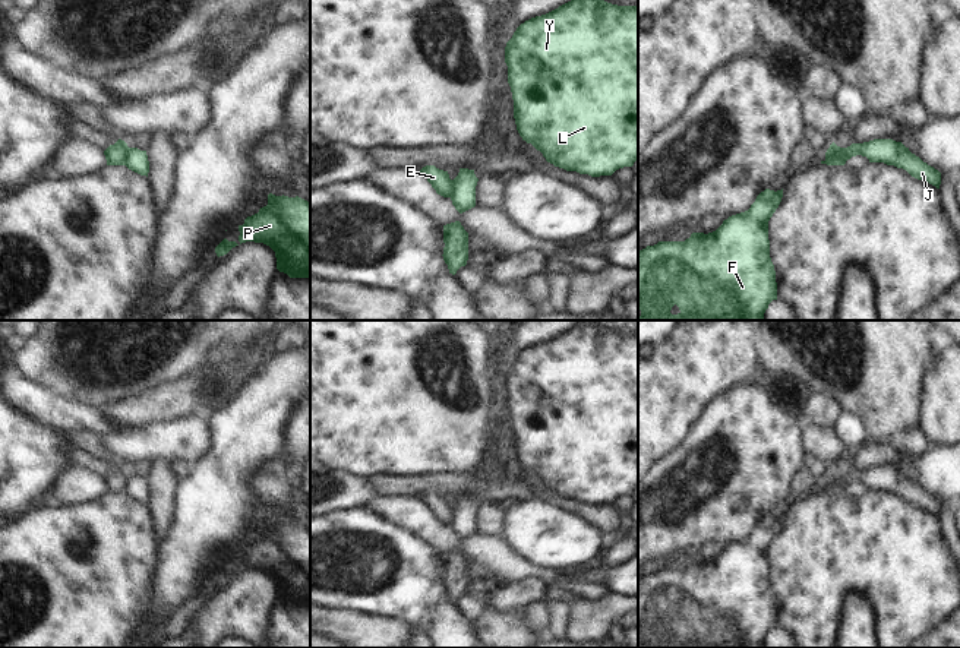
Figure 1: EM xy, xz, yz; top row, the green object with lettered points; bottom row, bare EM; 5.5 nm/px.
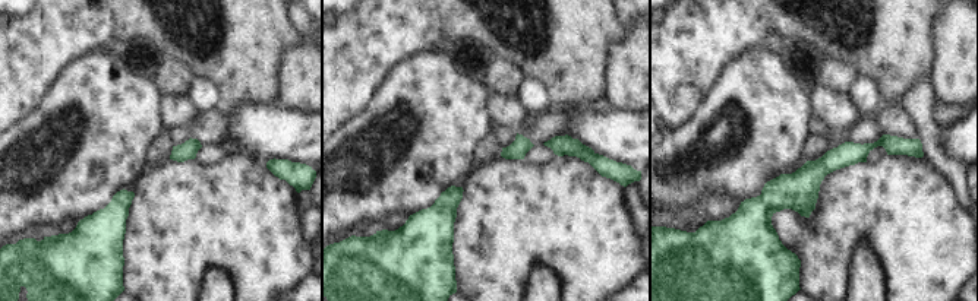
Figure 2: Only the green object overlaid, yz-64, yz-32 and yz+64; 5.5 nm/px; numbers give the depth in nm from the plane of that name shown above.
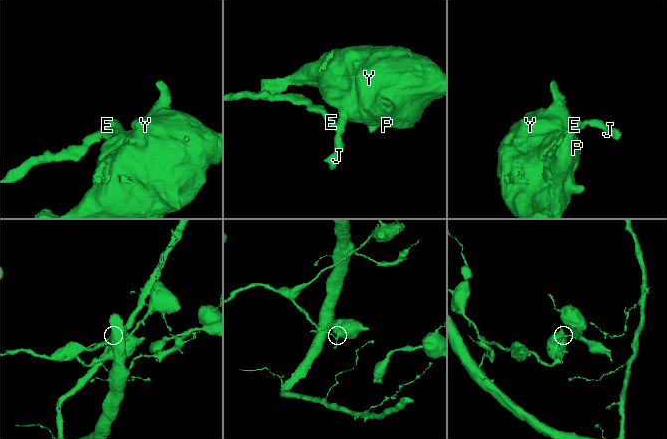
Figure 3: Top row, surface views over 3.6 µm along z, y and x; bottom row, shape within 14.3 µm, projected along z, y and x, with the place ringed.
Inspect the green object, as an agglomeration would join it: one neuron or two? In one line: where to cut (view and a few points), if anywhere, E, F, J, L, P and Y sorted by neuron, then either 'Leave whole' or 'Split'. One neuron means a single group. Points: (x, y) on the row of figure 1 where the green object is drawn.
Split along yz (843, 148), (834, 158), (826, 158). Groups: E / F J L P Y. Split.

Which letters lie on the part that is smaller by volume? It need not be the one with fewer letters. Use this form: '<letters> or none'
E

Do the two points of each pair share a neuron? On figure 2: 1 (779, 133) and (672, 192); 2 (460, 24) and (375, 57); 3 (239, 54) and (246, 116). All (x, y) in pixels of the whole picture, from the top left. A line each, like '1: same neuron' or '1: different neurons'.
1: same neuron
2: different neurons
3: different neurons

